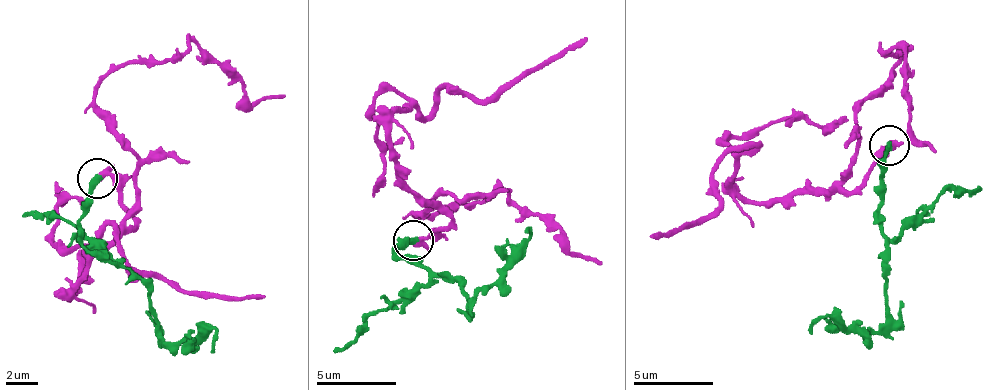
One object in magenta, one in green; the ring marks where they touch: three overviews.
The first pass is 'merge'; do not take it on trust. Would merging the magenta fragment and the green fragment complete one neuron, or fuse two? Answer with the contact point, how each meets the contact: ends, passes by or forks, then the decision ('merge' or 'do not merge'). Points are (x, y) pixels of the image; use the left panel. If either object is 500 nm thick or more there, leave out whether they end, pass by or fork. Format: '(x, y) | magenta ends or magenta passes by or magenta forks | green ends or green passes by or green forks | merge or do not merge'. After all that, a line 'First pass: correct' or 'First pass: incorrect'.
(97, 178) | magenta passes by | green ends | merge
First pass: correct

